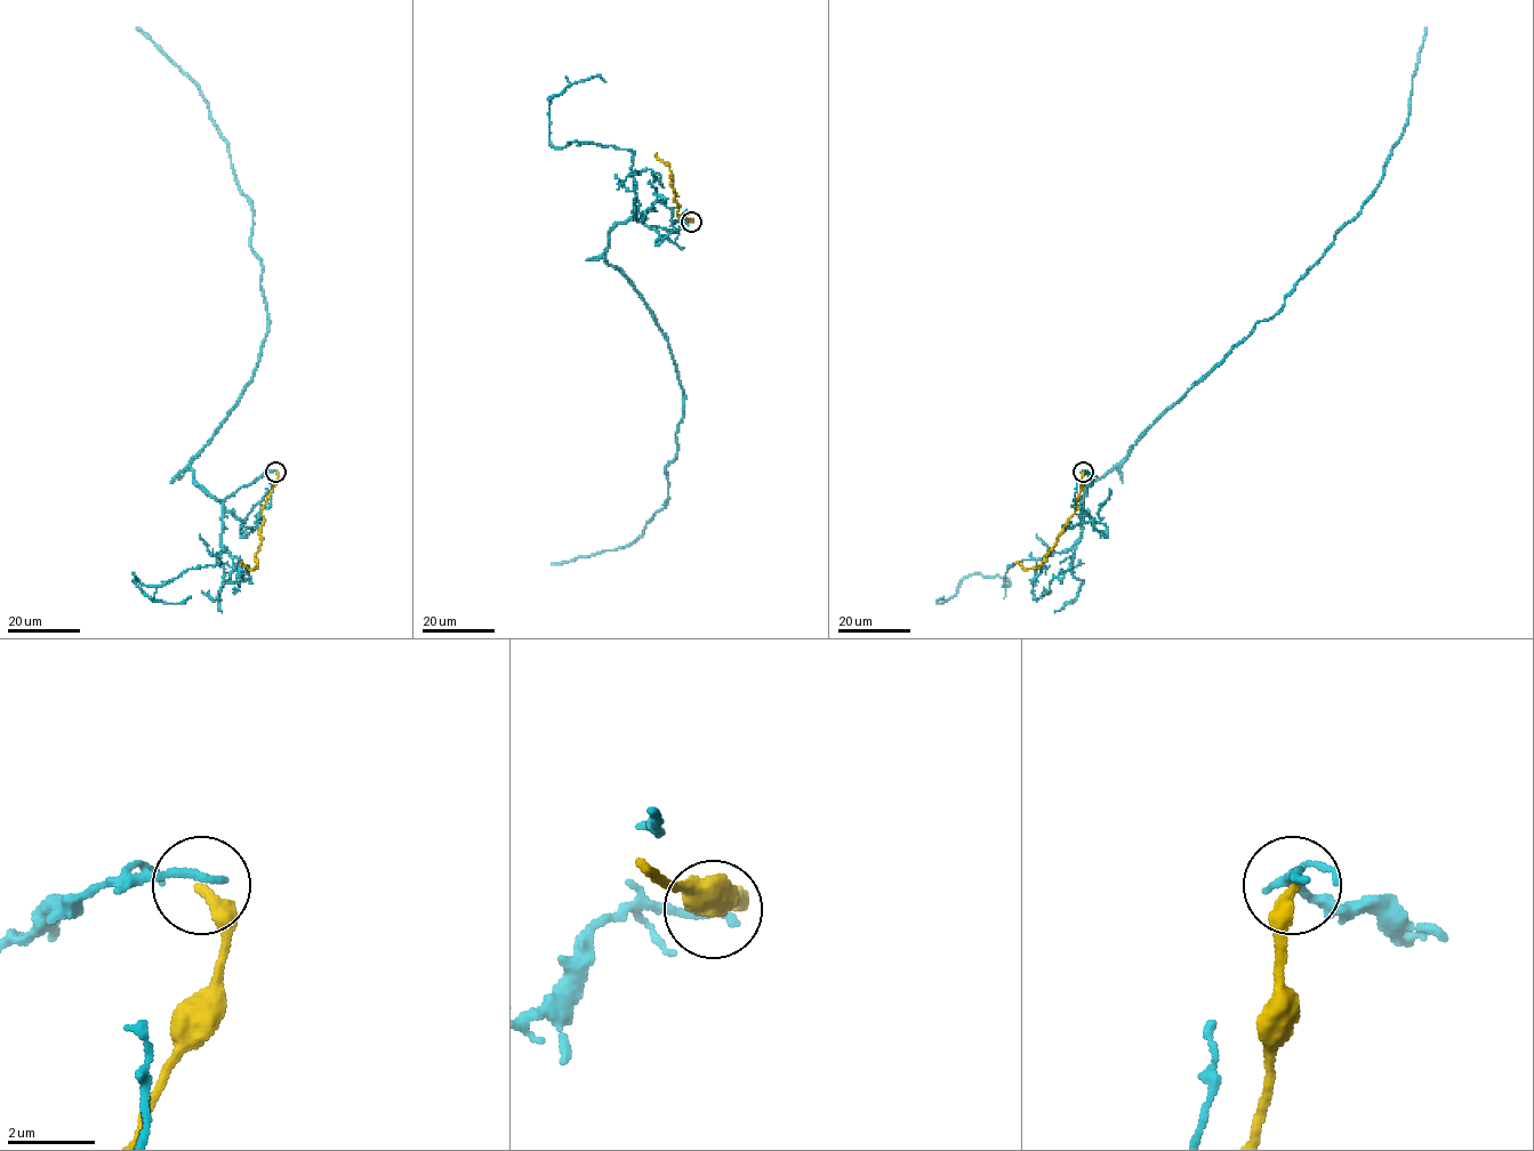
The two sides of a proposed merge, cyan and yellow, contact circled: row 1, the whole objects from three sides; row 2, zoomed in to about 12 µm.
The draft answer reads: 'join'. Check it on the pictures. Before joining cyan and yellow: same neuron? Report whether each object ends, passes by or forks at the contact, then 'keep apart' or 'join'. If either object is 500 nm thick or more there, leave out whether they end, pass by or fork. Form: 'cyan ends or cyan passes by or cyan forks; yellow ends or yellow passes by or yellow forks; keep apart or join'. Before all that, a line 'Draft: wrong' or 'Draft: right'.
Draft: wrong
cyan ends; yellow ends; keep apart

